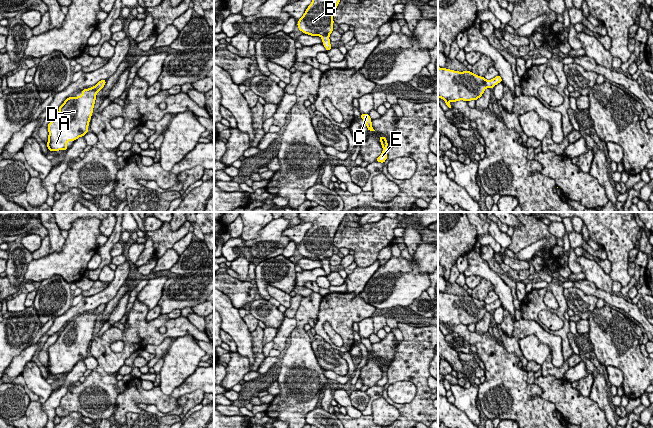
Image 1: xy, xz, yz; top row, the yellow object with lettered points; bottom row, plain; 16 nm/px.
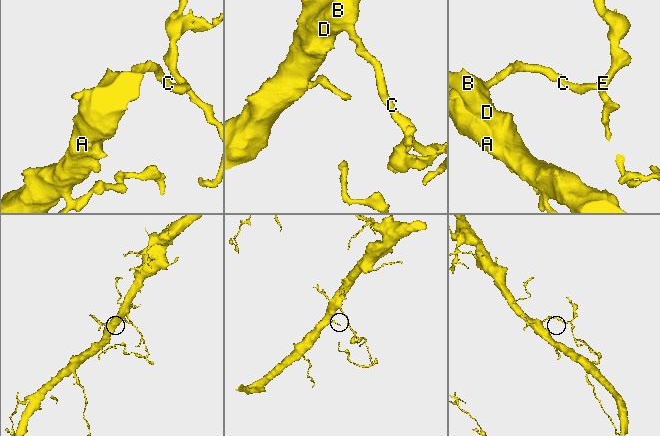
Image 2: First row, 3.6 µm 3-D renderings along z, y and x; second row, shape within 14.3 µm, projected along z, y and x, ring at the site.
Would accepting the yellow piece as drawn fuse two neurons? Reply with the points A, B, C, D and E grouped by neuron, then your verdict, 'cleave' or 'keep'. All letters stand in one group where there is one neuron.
A B C D E; keep

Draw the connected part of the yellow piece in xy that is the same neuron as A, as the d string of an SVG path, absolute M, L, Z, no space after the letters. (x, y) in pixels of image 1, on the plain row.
M99 305L94 311L82 314L82 319L69 321L58 332L56 342L48 348L48 367L50 375L67 374L67 366L84 360L93 337L96 318L106 307Z

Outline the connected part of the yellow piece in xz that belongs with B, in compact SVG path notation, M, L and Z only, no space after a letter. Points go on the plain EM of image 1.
M299 212L302 223L312 222L312 227L298 245L300 255L320 260L326 274L331 274L329 260L333 255L333 239L346 212Z

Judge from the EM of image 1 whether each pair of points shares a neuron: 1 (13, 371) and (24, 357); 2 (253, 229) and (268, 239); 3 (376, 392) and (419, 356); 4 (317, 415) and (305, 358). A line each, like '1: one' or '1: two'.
1: one
2: two
3: two
4: two

